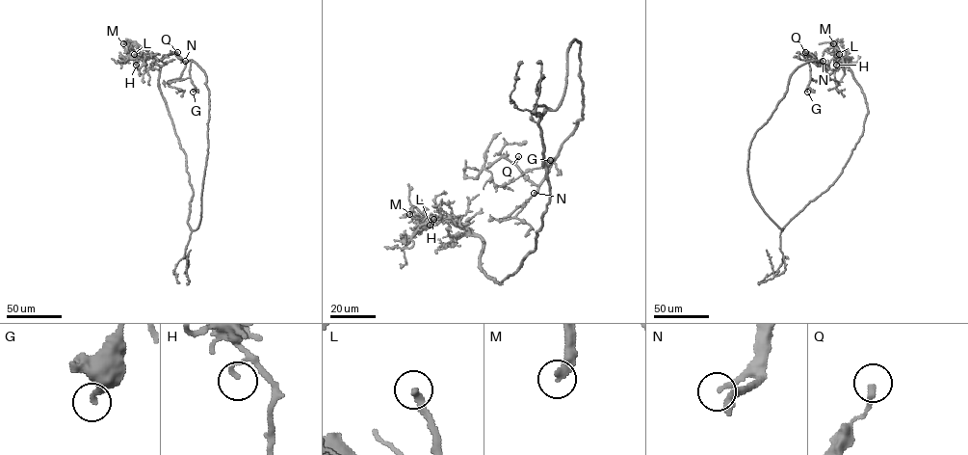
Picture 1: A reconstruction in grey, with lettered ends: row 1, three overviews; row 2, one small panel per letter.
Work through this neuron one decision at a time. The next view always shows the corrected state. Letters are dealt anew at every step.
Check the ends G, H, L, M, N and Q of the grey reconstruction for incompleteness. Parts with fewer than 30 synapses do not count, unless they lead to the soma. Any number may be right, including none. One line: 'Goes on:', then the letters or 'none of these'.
Goes on: M, N

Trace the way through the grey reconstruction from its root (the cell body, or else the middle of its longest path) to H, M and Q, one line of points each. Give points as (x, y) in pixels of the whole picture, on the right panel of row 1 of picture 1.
H: (781, 229), (833, 184), (862, 133), (868, 112), (865, 96), (840, 54), (836, 55), (838, 57), (836, 65)
M: (781, 229), (833, 184), (863, 131), (868, 112), (865, 96), (835, 41), (830, 42), (833, 43)
Q: (781, 229), (752, 192), (748, 148), (783, 97), (790, 75), (809, 61), (819, 61), (805, 52)

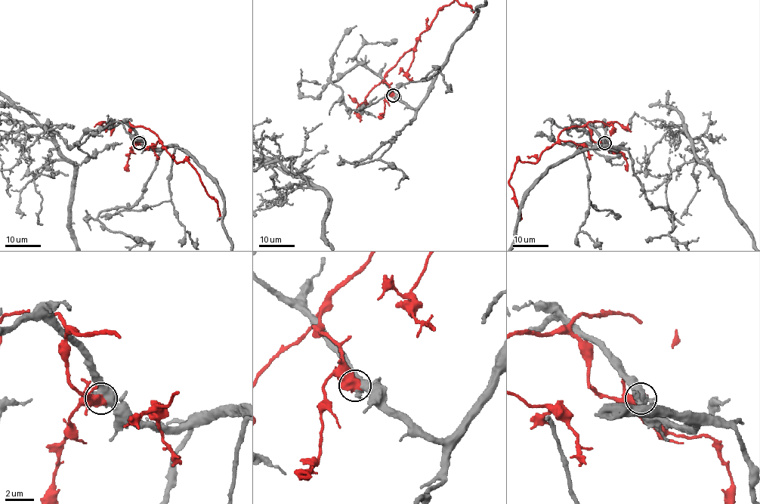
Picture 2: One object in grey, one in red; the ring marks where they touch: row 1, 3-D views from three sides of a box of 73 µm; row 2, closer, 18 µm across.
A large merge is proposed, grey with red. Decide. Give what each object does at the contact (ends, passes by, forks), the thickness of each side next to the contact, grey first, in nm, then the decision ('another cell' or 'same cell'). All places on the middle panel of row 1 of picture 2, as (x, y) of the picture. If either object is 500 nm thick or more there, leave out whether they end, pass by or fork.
550 nm thick on the grey side, 800 nm on the other; another cell

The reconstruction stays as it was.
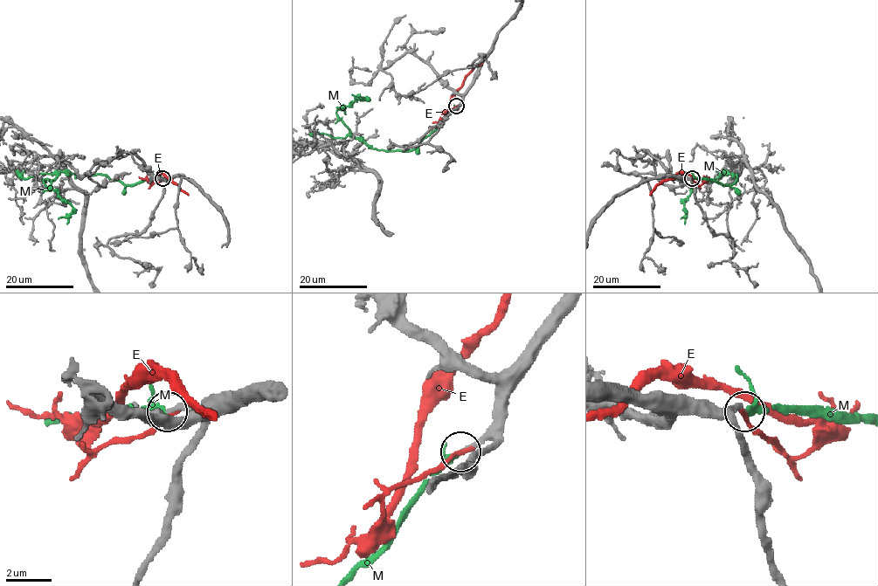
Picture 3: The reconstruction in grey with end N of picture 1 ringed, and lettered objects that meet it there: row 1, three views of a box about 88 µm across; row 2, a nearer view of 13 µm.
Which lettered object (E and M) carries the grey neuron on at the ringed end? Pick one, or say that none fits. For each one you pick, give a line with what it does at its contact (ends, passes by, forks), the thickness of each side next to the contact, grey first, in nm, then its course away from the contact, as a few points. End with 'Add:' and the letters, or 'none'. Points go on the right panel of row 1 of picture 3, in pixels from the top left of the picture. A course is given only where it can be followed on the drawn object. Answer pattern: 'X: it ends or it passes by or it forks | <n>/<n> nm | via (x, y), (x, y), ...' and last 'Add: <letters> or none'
M: it passes by | 200/220 nm | via (692, 178), (731, 185), (737, 175), (722, 172), (714, 180), (699, 181), (685, 200), (686, 217), (680, 219)
Add: M

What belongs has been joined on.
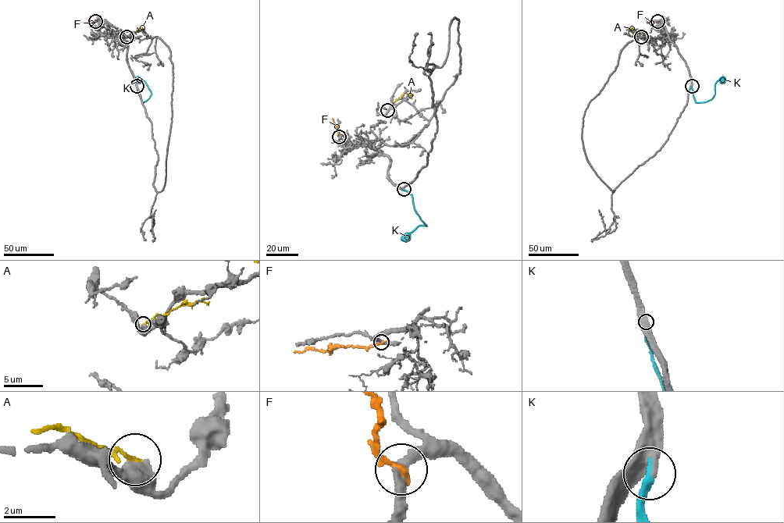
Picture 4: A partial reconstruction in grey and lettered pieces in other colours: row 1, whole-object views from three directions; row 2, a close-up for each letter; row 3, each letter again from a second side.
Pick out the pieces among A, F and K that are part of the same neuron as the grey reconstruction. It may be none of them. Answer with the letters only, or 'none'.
K

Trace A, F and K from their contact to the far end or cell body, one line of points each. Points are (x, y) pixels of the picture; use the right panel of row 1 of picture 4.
A: (641, 37), (629, 30), (633, 28)
F: (657, 21), (646, 23)
K: (692, 86), (696, 102), (703, 102), (713, 97), (714, 84), (719, 79), (724, 79)

